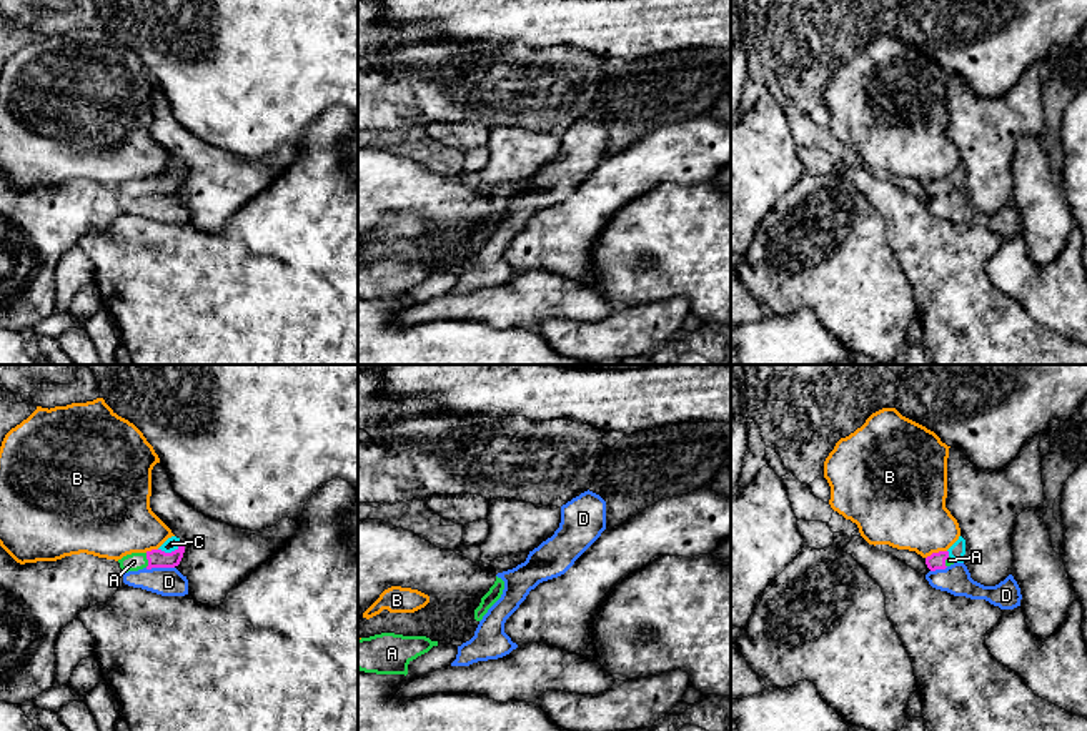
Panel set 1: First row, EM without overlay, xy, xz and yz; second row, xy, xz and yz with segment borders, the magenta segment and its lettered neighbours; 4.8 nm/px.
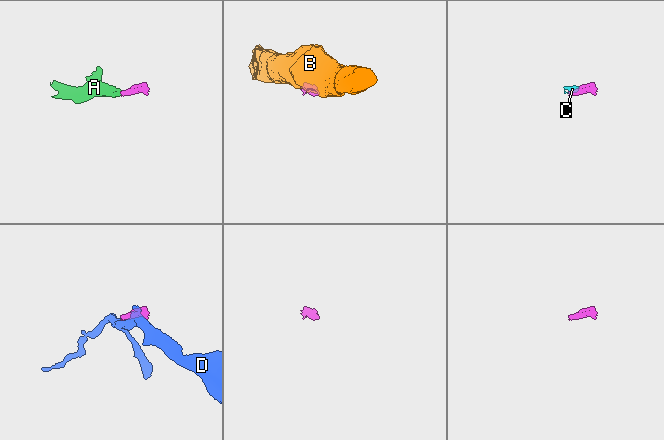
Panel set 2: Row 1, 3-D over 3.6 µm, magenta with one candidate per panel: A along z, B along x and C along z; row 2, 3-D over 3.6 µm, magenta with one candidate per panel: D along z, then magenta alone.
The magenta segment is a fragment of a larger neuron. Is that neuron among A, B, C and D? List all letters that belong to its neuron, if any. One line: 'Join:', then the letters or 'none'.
Join: A, C

